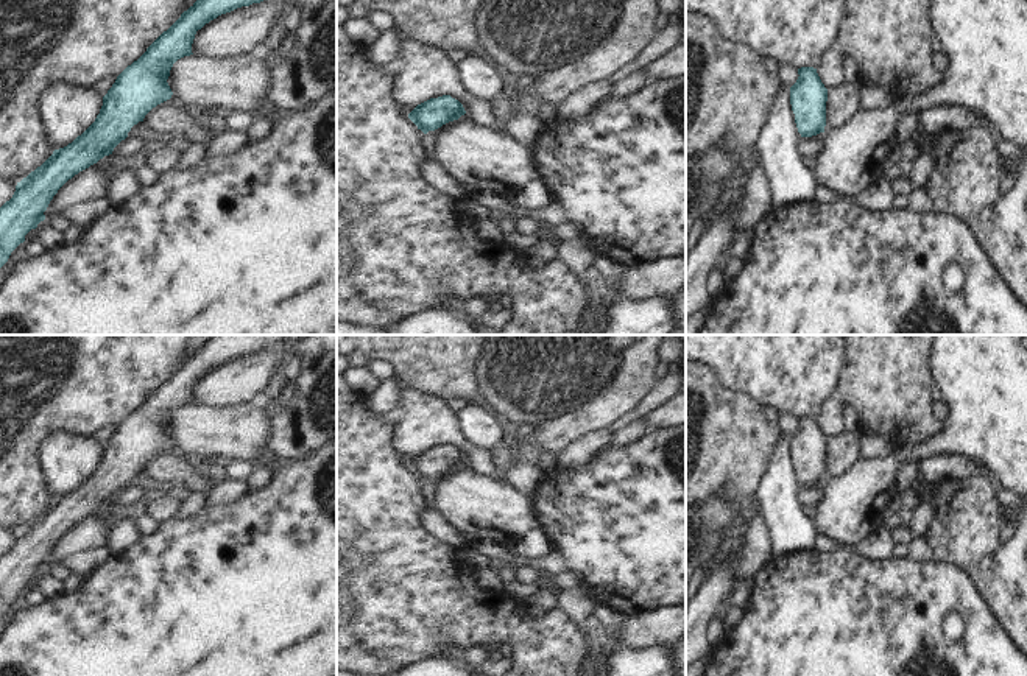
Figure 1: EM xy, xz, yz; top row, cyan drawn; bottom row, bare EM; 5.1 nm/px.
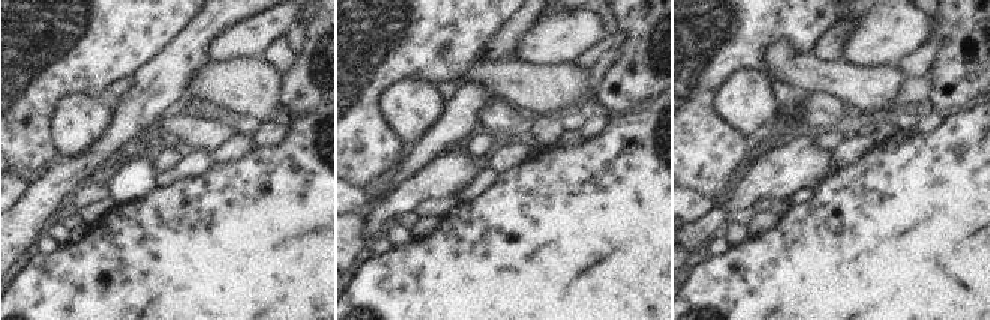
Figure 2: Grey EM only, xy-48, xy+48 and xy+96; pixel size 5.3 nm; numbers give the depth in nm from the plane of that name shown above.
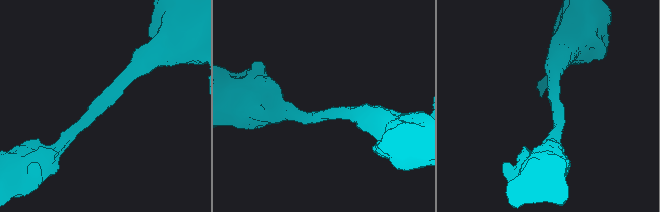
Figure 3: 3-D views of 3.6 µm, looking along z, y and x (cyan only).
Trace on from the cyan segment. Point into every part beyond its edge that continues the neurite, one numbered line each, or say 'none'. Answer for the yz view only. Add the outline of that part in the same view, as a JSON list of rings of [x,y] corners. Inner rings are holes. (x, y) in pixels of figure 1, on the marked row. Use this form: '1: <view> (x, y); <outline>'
none

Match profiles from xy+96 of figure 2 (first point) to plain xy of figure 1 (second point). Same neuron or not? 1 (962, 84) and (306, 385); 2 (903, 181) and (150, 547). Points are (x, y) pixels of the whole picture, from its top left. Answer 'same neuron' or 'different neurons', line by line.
1: same neuron
2: same neuron

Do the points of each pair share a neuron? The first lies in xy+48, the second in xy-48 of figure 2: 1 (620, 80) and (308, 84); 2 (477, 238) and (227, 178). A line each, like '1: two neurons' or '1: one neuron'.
1: one neuron
2: one neuron

